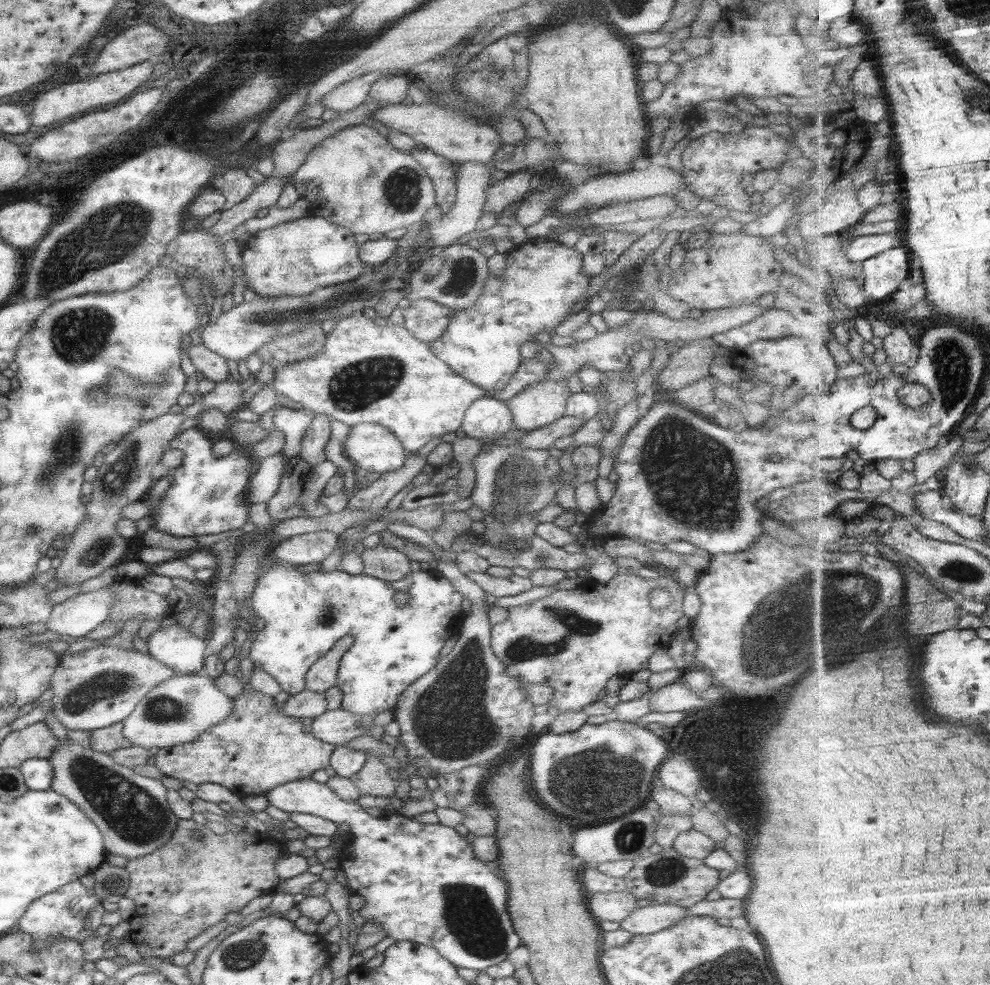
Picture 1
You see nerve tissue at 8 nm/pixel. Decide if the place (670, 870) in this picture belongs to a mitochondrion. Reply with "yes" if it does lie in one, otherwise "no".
yes

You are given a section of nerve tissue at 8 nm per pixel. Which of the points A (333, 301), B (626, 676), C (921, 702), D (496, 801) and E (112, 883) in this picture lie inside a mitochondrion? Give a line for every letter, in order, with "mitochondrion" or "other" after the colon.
A: mitochondrion
B: other
C: other
D: other
E: mitochondrion

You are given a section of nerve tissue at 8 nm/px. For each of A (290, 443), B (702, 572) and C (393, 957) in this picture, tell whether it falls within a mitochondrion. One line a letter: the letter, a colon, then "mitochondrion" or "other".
A: other
B: other
C: other

